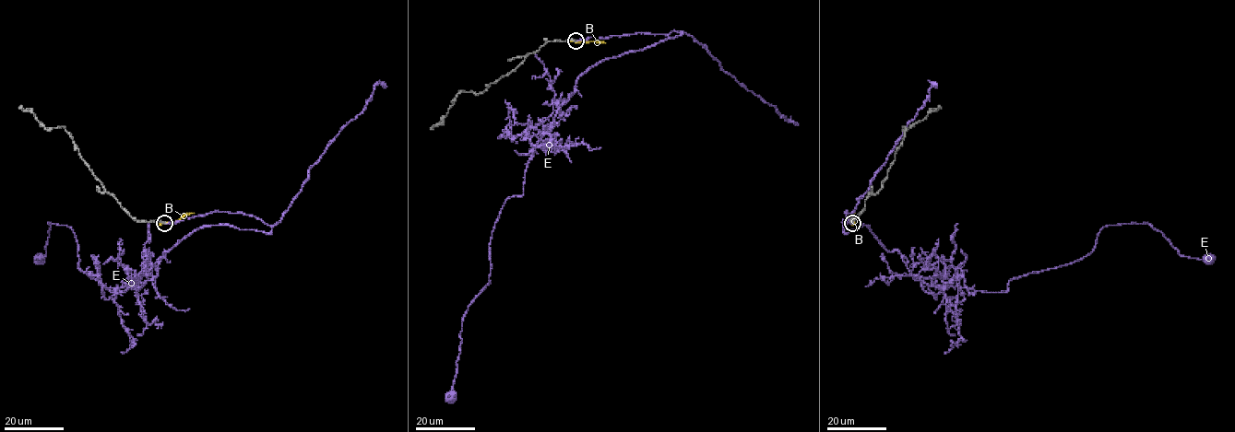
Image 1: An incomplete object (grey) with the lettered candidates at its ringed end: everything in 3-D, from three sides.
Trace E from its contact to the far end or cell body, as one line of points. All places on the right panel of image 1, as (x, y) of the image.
E: (852, 223), (844, 211), (843, 231), (867, 226), (939, 287), (1005, 292), (1128, 223), (1208, 259)

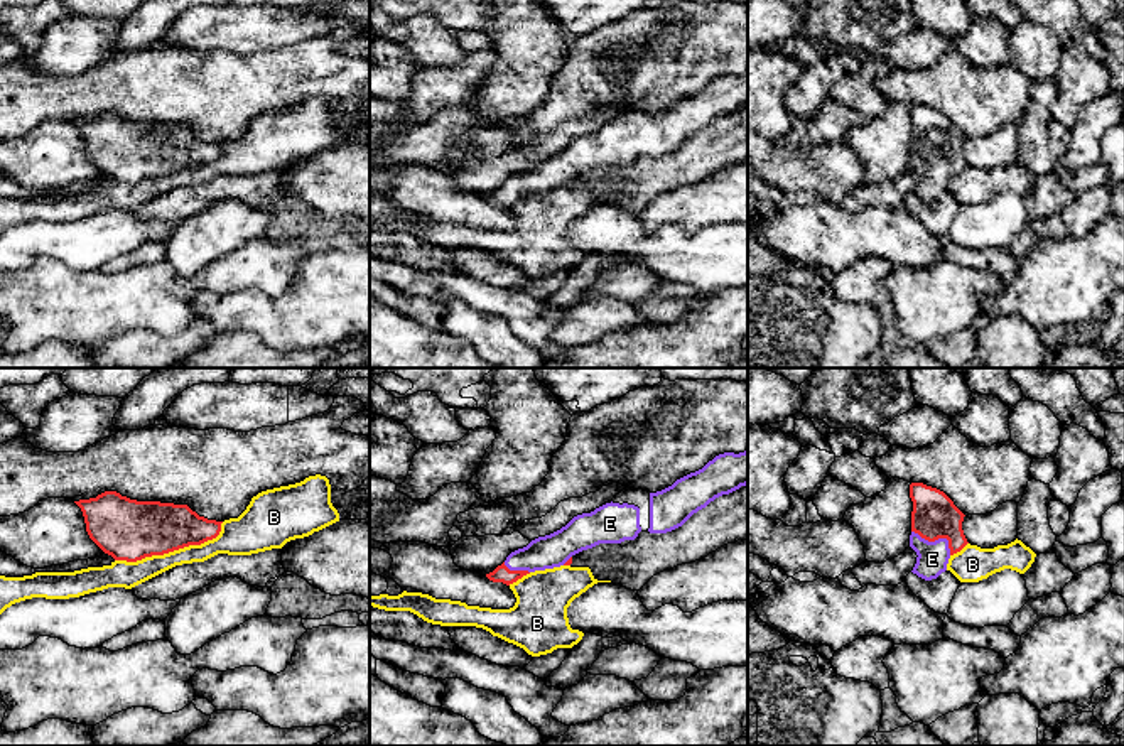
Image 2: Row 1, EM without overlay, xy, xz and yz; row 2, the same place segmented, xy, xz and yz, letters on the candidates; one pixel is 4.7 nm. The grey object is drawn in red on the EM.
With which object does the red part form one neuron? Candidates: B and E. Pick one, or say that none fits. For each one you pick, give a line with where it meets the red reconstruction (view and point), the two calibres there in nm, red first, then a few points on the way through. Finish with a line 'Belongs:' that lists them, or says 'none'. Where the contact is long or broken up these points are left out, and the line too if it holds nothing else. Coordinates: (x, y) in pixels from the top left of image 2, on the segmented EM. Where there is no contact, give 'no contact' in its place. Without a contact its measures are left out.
E: contact yz (937, 539); calibres 220 and 150 nm; way yz (934, 515), (937, 539), (932, 559)
Belongs: E

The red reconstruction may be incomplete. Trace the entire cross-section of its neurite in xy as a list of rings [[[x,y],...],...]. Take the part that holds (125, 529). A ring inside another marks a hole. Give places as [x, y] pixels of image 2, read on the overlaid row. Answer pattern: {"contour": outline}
{"contour": [[[105,491],[96,498],[74,501],[84,516],[89,538],[115,560],[137,562],[152,555],[164,555],[189,545],[201,545],[221,532],[221,523],[208,520],[187,505],[137,501],[116,491]]]}

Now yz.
{"contour": [[[923,483],[910,484],[910,498],[910,547],[918,555],[911,572],[932,581],[945,572],[948,559],[969,543],[962,530],[965,515],[943,491]]]}

